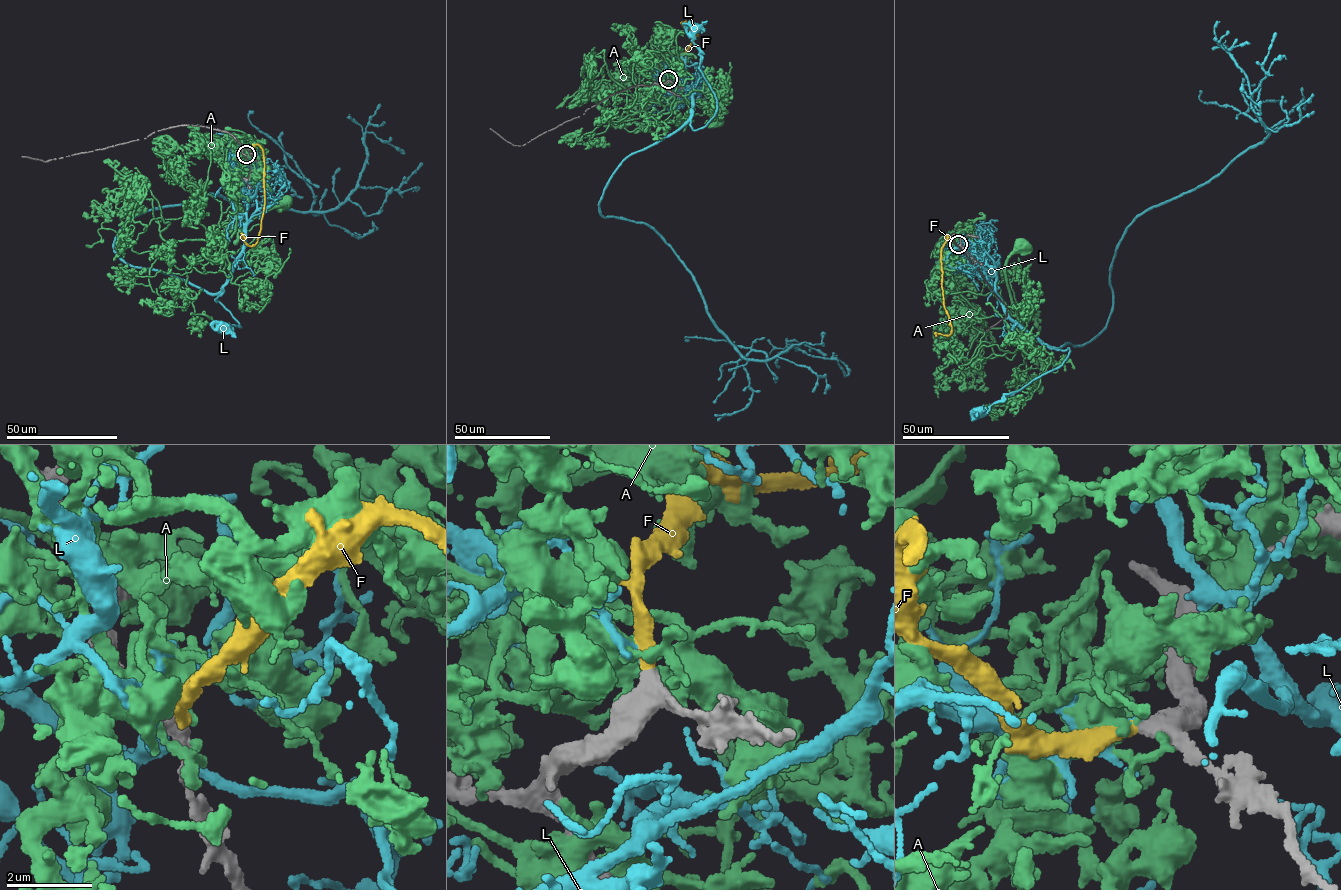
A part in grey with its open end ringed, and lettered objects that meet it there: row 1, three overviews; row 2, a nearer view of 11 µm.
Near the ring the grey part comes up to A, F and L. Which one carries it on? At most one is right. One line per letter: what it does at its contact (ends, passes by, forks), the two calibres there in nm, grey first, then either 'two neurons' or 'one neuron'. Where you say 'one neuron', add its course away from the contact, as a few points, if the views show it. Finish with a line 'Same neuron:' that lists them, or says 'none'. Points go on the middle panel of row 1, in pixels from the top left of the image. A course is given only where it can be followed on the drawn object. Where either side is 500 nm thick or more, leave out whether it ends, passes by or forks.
A: it ends | 400/190 nm | two neurons
F: it ends | 380/300 nm | one neuron | via (667, 79), (667, 73), (678, 68), (698, 34), (682, 25), (686, 20)
L: it ends | 400/100 nm | two neurons
Same neuron: F

